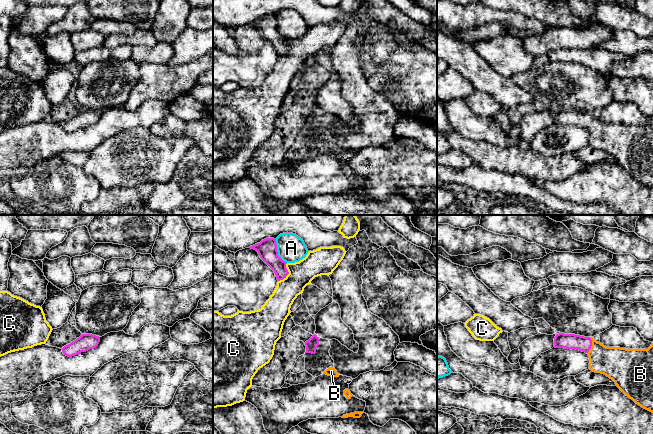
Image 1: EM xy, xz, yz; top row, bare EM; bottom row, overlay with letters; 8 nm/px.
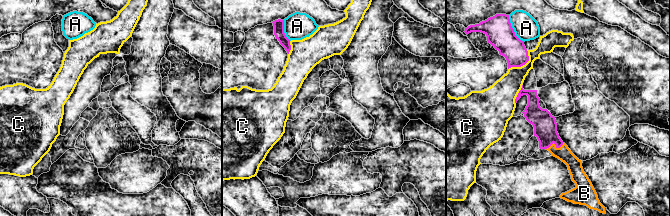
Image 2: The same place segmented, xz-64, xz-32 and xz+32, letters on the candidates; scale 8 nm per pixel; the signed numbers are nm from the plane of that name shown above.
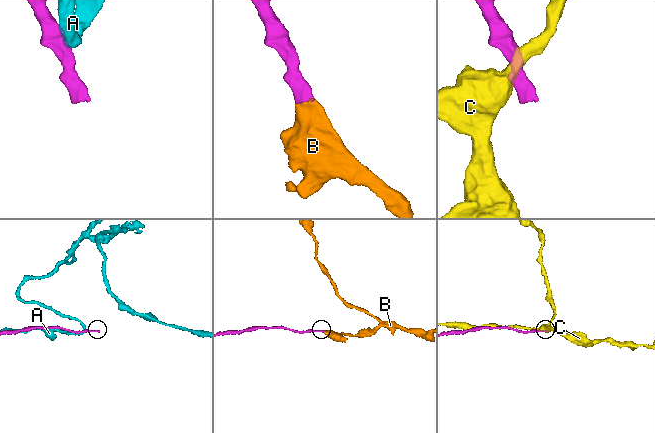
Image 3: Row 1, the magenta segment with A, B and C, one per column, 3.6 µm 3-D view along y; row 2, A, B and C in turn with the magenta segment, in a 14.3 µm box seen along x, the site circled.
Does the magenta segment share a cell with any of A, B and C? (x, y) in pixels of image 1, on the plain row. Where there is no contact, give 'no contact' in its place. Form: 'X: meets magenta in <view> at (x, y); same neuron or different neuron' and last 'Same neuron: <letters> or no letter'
A: meets magenta in xz at (277, 27); different neuron
B: meets magenta in yz at (591, 121); same neuron
C: meets magenta in xz at (288, 49); different neuron
Same neuron: B

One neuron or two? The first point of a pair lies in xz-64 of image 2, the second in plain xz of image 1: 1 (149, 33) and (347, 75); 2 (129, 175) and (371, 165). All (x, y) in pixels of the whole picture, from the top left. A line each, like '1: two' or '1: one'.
1: one
2: two

